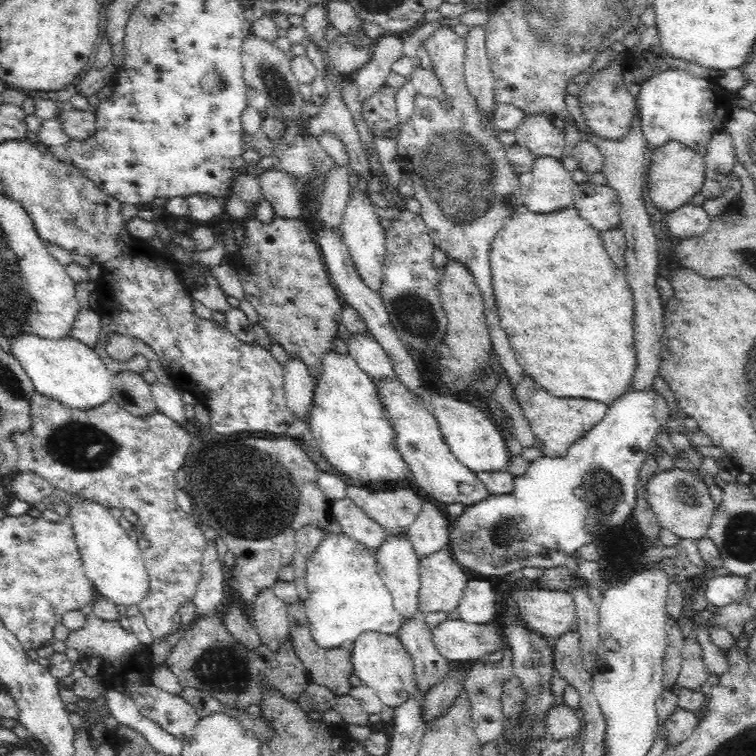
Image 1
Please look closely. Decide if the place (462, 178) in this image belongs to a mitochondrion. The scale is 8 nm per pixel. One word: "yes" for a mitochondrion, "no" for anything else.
yes

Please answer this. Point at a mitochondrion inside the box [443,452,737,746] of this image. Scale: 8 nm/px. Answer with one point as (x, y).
(603, 486)

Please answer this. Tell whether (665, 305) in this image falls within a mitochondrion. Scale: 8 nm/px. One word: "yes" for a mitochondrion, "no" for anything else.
no

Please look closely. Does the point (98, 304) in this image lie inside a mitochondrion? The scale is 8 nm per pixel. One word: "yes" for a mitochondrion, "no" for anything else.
no

